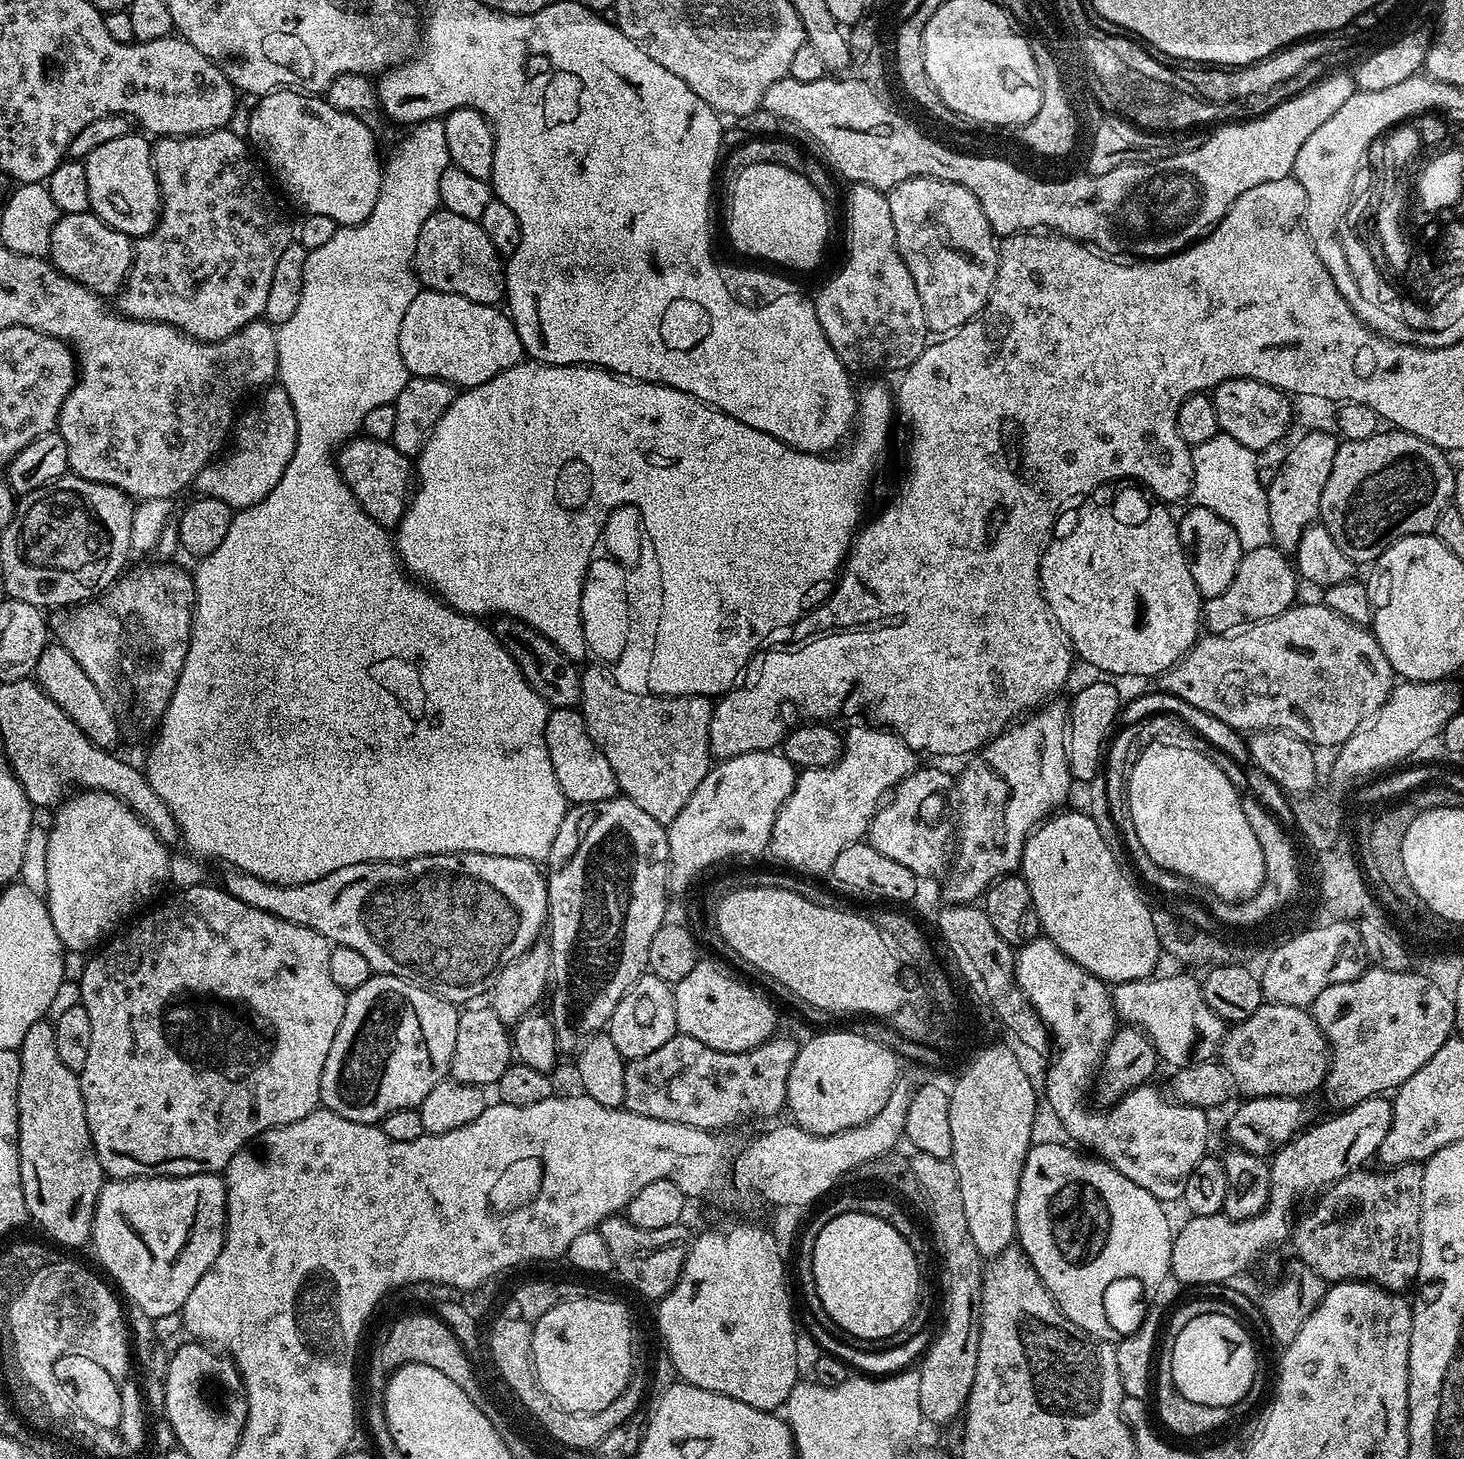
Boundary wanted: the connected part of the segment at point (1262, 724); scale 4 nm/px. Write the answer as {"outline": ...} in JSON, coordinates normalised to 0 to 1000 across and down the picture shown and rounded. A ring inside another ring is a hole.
{"outline":[[[888,413],[880,417],[875,422],[871,422],[869,425],[863,425],[859,428],[854,428],[852,430],[845,432],[839,435],[820,435],[815,441],[814,445],[811,446],[811,450],[808,450],[802,457],[792,461],[791,468],[792,468],[794,474],[798,474],[802,479],[806,480],[807,483],[812,483],[818,485],[818,487],[823,487],[824,489],[834,493],[835,495],[839,496],[840,498],[846,500],[848,502],[861,503],[864,500],[874,500],[884,503],[900,513],[908,513],[908,514],[910,514],[918,510],[919,506],[922,506],[922,503],[925,503],[925,500],[928,500],[928,498],[930,498],[935,492],[940,490],[940,487],[945,483],[947,478],[951,475],[952,461],[947,448],[944,448],[944,443],[941,443],[939,436],[932,428],[920,425],[919,422],[915,422],[910,417],[906,417],[904,413],[899,413],[899,414],[890,414],[890,413]]]}

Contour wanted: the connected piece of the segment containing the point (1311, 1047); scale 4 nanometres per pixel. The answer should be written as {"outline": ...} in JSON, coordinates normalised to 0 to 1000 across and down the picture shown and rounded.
{"outline":[[[863,689],[854,698],[842,701],[838,705],[832,722],[842,740],[844,748],[856,751],[885,751],[893,753],[904,744],[907,735],[908,719],[900,700],[893,691]]]}

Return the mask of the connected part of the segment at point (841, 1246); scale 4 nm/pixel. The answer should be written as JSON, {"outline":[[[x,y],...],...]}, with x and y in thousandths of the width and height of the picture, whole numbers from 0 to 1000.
{"outline":[[[576,831],[564,840],[556,851],[555,872],[558,879],[558,887],[561,895],[567,903],[575,909],[575,912],[585,915],[586,917],[600,918],[609,915],[622,906],[622,902],[629,893],[628,889],[628,866],[629,864],[622,857],[619,849],[611,843],[602,835],[594,832]]]}

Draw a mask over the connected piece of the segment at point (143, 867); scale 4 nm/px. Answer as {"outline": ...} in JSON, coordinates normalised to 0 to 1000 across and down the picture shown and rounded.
{"outline":[[[62,541],[53,544],[53,546],[47,545],[38,554],[38,560],[30,578],[29,611],[34,624],[34,632],[37,632],[37,637],[44,650],[47,653],[59,653],[73,645],[87,628],[92,629],[98,620],[103,620],[107,616],[106,614],[109,613],[109,608],[116,603],[116,581],[109,576],[105,569],[102,569],[101,564],[88,551],[78,544]]]}

